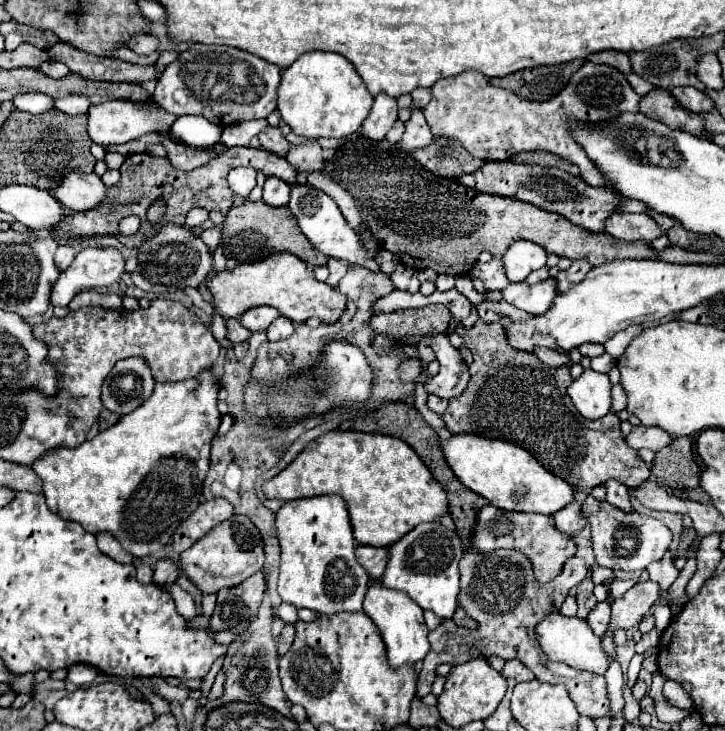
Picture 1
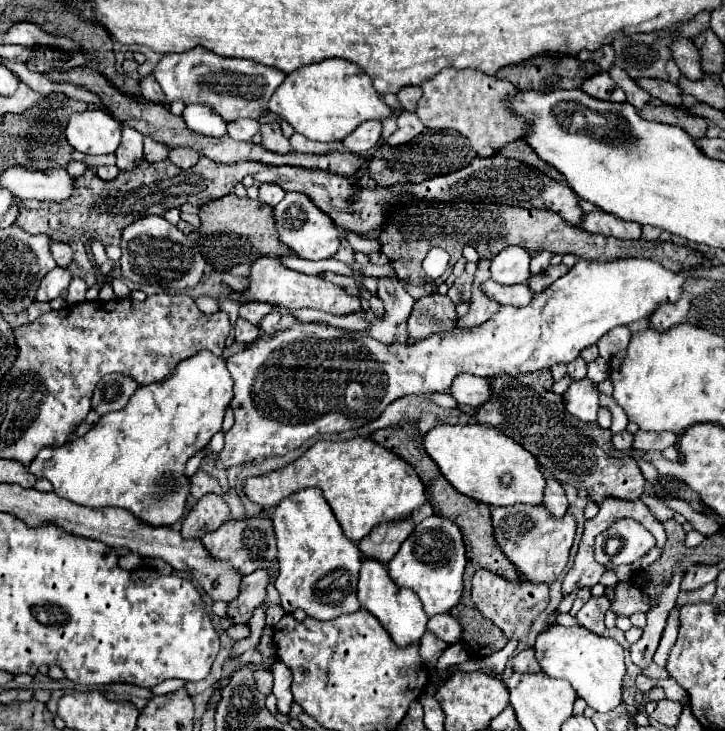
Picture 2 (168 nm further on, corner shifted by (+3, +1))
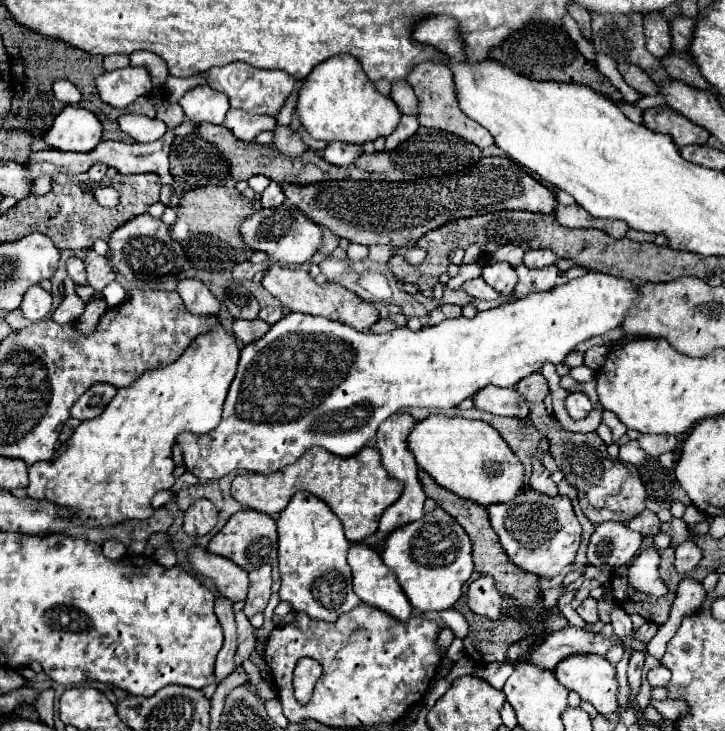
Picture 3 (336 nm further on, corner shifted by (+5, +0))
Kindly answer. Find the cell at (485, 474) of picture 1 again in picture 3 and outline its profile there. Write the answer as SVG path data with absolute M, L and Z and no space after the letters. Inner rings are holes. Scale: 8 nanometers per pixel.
M428 415L412 427L406 441L418 467L424 469L438 485L460 495L462 499L488 507L492 503L510 501L510 497L520 493L524 467L500 433L484 421Z

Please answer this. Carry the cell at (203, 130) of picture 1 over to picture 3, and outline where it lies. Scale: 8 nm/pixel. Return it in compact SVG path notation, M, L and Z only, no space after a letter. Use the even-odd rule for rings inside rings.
M208 85L188 89L178 103L184 109L184 115L196 123L222 125L224 115L230 109L228 97Z

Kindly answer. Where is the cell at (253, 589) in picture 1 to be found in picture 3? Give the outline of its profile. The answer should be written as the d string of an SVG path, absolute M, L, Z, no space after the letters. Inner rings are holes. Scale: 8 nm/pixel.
M262 565L254 571L250 571L250 587L248 587L248 597L246 597L246 605L244 605L244 613L246 617L252 617L254 613L262 613L270 601L272 595L272 567L270 565Z

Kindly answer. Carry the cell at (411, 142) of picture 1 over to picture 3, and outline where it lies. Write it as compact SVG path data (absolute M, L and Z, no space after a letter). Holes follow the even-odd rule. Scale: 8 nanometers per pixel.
M402 115L400 125L394 129L394 133L386 137L386 151L392 151L396 145L412 137L416 131L418 131L418 119L414 115Z

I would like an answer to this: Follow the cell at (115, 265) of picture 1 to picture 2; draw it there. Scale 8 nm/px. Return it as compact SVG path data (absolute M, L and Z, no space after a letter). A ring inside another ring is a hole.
M54 268L52 272L48 272L44 276L44 280L38 288L38 298L36 300L50 302L50 300L62 296L68 290L70 282L72 282L72 274L70 274L68 268Z

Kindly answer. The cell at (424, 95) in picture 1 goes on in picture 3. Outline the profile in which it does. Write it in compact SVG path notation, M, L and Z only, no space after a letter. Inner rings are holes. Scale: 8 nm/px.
M394 81L394 83L392 83L392 93L390 93L390 97L392 97L394 103L400 107L402 113L418 115L418 99L416 99L414 89L410 87L408 81Z

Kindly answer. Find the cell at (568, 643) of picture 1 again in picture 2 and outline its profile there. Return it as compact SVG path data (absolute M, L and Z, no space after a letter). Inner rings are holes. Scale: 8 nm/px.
M550 624L538 634L534 650L542 670L552 678L568 680L576 694L584 698L596 712L610 712L622 702L622 682L626 668L624 650L616 640L598 636L582 626L566 628L560 624Z

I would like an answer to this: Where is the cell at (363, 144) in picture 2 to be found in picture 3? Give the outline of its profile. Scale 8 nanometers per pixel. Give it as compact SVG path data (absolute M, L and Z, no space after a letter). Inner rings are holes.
M328 143L328 147L322 153L322 159L332 165L350 165L356 155L364 153L364 147L360 145L344 145L344 143Z

